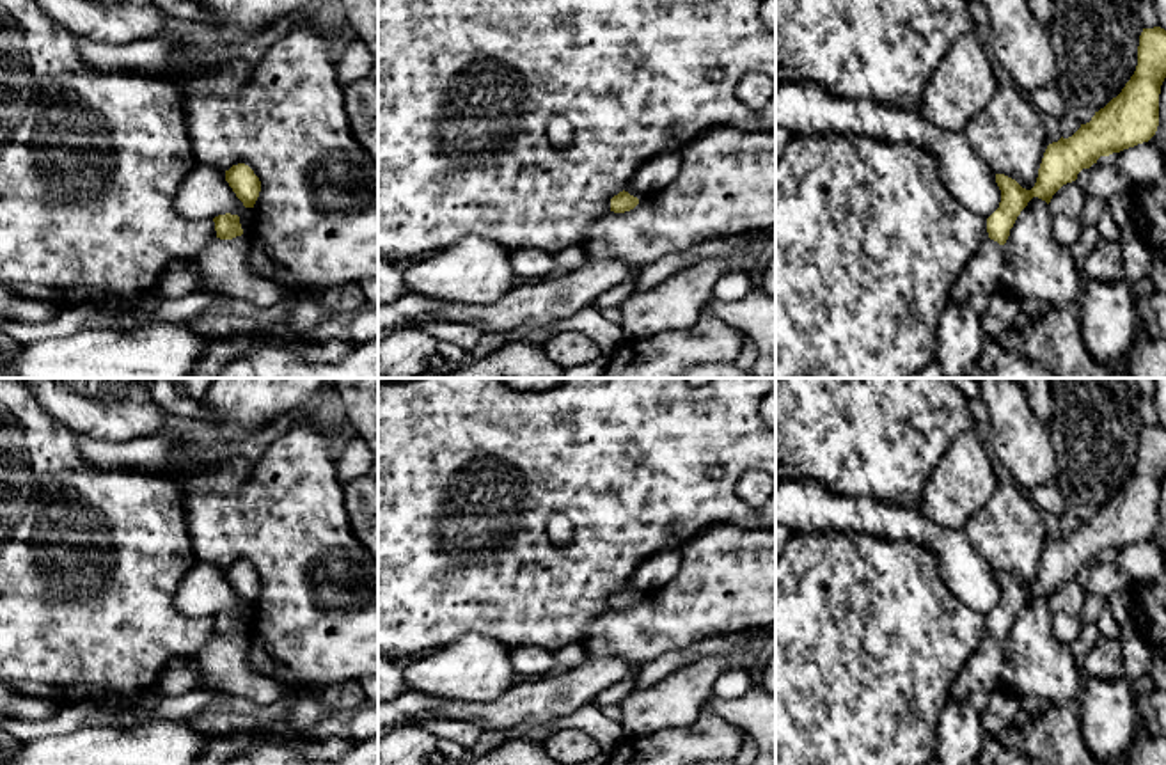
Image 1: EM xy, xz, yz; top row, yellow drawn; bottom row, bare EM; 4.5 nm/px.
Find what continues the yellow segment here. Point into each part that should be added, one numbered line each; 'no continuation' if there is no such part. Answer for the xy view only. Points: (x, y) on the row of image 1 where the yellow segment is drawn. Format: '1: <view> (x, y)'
1: xy (224, 267)

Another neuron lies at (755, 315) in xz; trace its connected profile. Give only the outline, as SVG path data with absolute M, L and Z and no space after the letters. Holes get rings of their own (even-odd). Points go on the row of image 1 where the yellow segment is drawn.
M751 289L737 302L722 302L712 293L703 312L713 314L756 343L754 378L776 378L776 298L763 289Z

